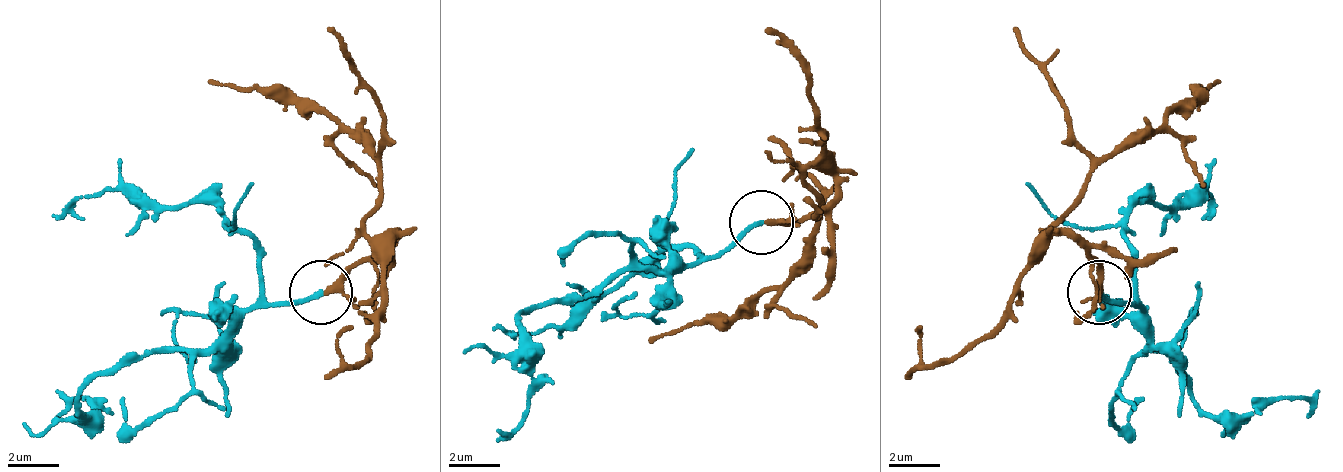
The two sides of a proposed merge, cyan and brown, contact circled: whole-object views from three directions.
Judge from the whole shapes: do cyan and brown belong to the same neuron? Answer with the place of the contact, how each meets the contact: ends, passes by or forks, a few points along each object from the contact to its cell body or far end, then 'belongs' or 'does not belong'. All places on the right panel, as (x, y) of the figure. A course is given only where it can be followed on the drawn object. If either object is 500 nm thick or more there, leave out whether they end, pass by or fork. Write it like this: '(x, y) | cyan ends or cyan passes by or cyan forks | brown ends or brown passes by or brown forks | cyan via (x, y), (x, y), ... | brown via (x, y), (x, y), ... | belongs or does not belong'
(1099, 292) | cyan ends | brown forks | cyan via (1098, 294), (1142, 313), (1142, 345), (1174, 357), (1187, 396), (1206, 415), (1251, 415), (1289, 396), (1308, 415) | brown via (1098, 294), (1091, 262), (1072, 242), (1047, 236), (1053, 223), (1104, 160), (1193, 96), (1219, 83) | belongs

